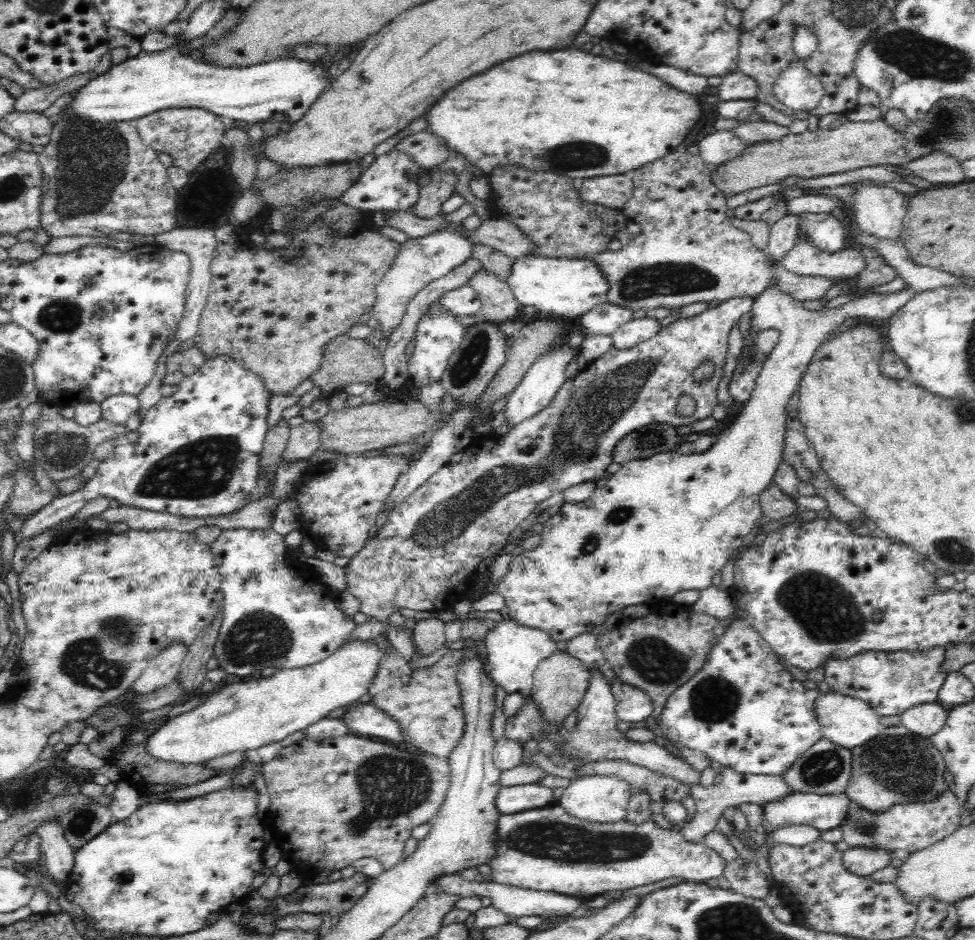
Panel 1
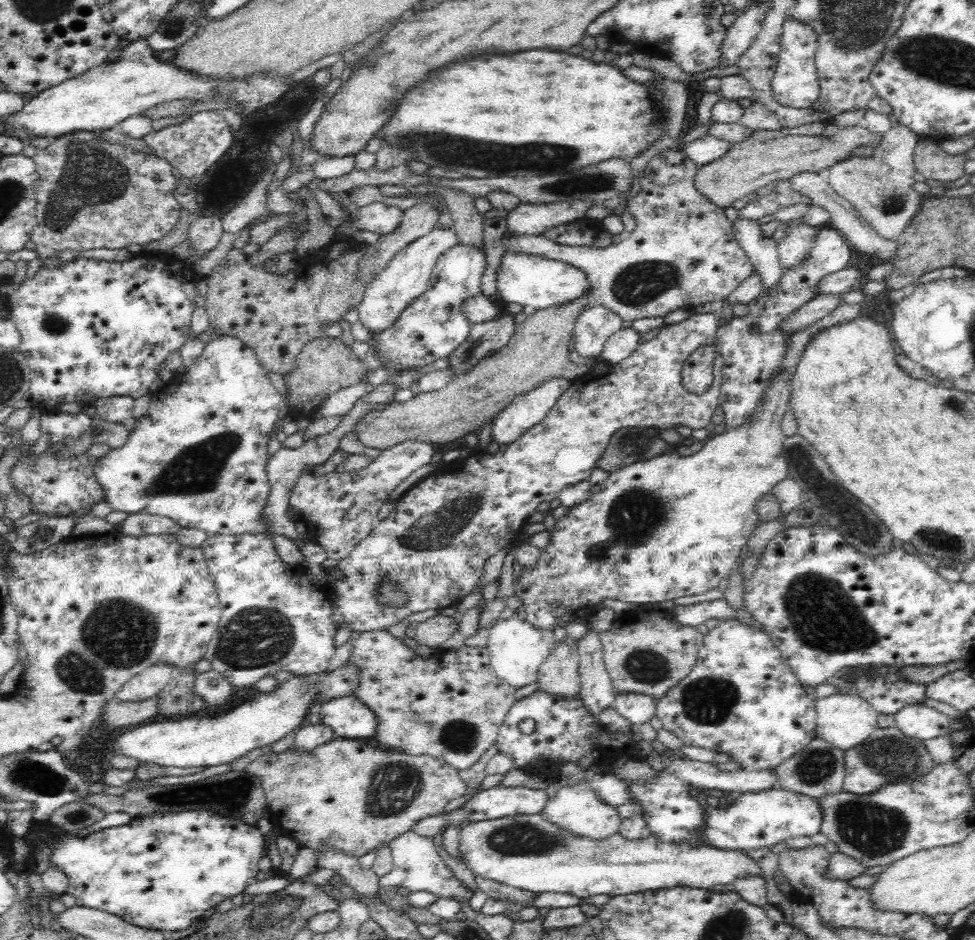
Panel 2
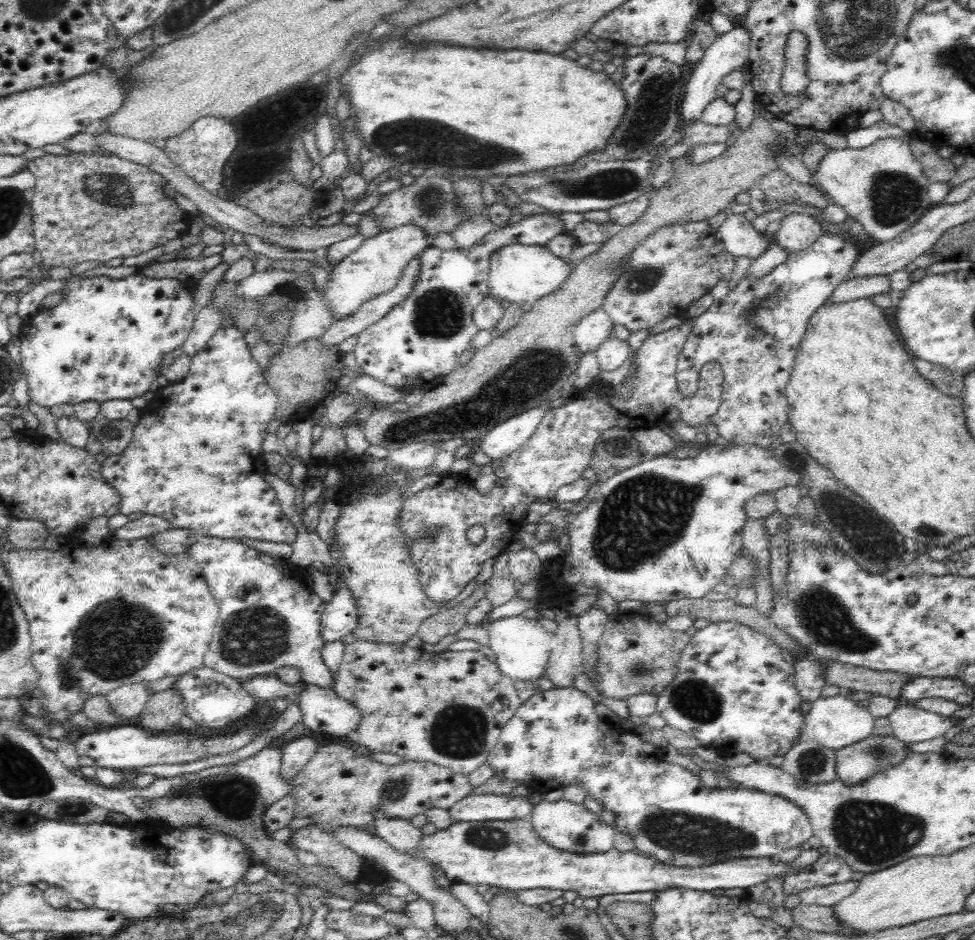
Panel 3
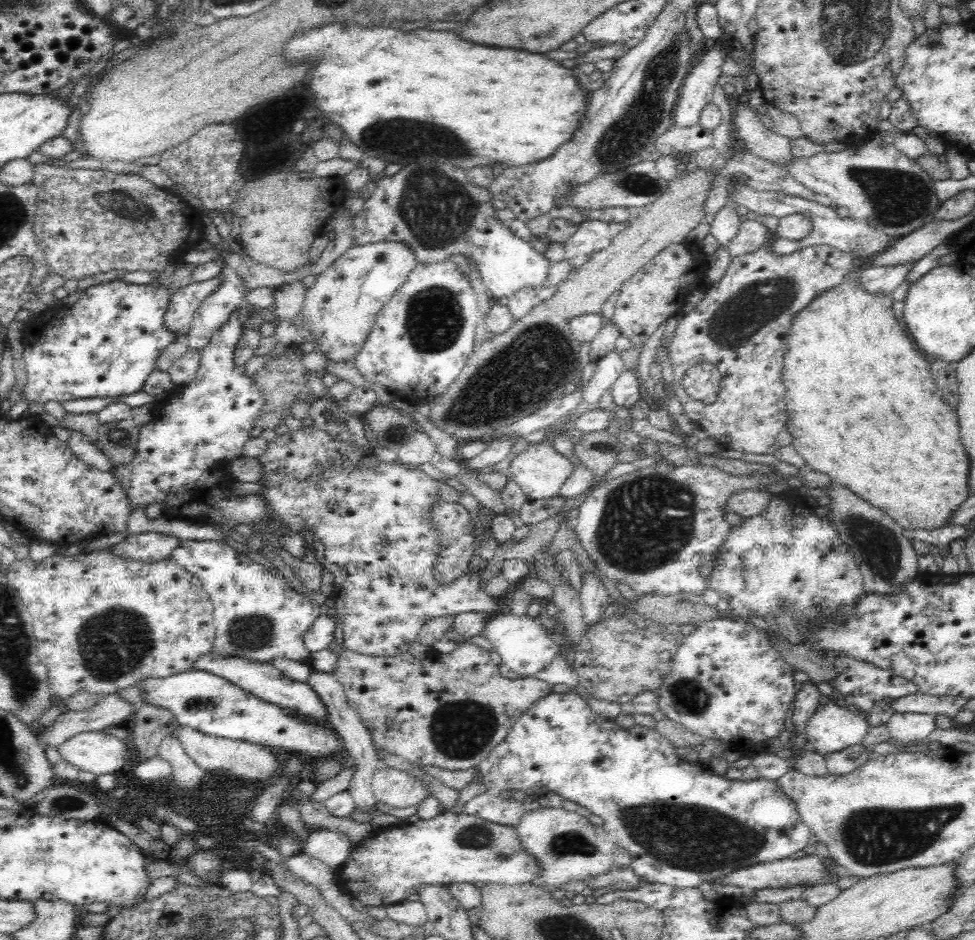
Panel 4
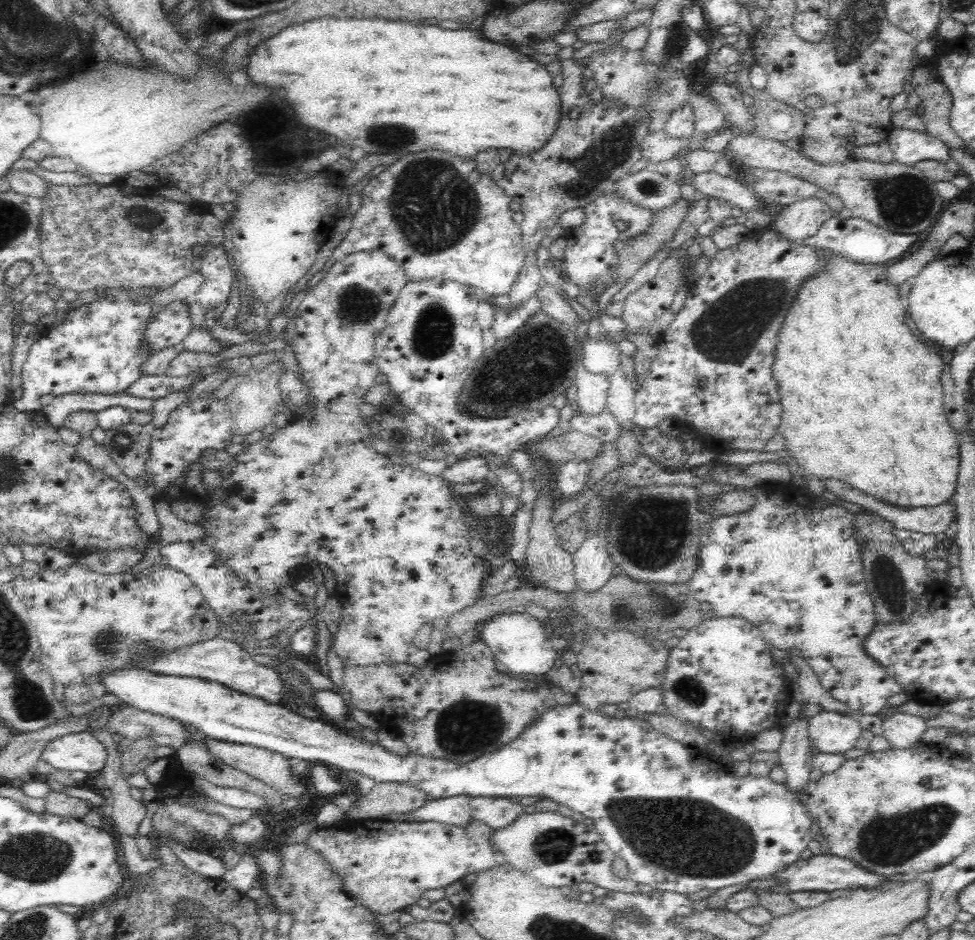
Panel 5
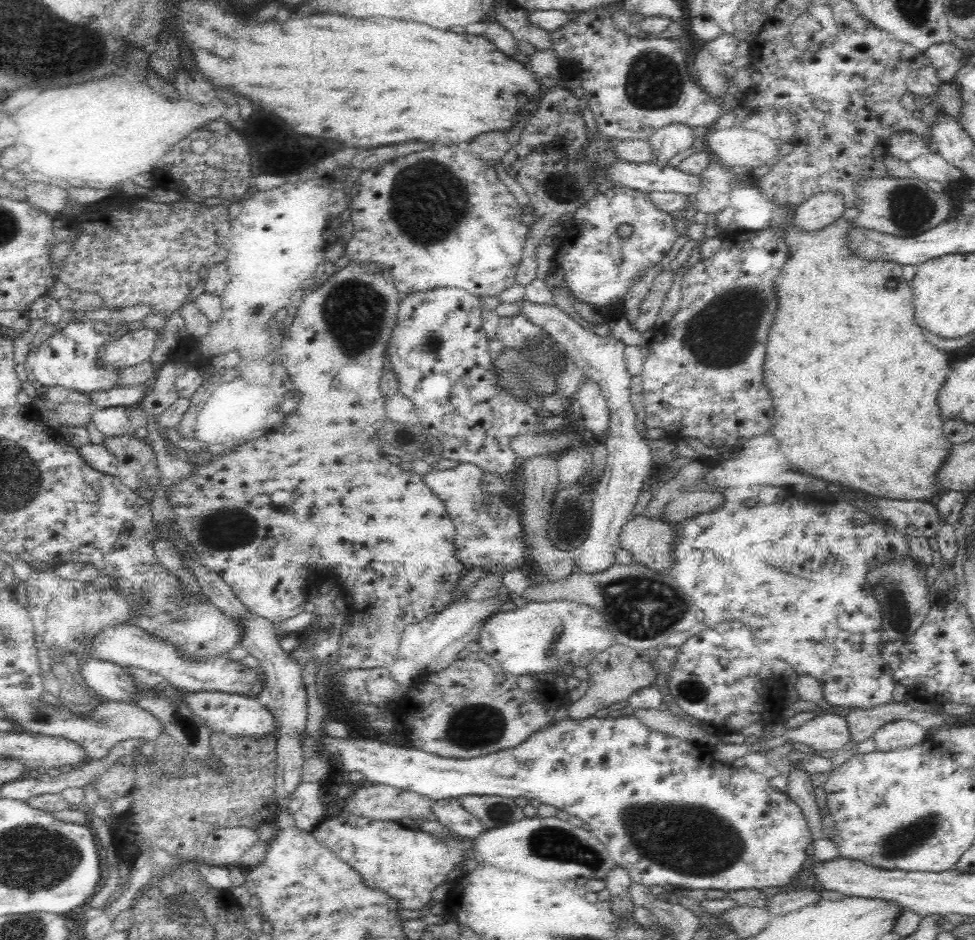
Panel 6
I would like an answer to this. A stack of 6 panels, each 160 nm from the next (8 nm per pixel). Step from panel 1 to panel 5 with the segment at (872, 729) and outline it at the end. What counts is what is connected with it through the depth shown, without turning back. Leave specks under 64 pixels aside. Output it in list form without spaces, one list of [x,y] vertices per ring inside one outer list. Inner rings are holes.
[[[822,711],[809,720],[807,732],[813,752],[842,755],[854,748],[862,730],[850,717]]]

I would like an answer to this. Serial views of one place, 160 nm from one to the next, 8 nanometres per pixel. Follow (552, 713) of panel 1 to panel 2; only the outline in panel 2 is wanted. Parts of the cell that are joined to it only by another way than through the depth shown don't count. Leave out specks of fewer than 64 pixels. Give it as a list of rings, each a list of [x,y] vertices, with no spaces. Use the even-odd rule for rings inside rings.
[[[569,636],[558,642],[538,670],[537,690],[564,697],[579,695],[577,641]]]

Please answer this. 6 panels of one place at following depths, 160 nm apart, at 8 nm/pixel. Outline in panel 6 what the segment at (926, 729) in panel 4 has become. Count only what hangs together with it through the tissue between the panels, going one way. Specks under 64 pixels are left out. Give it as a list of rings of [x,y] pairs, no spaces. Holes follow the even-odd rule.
[[[896,720],[878,728],[871,737],[870,749],[890,752],[905,749],[928,739],[928,733],[910,720]]]

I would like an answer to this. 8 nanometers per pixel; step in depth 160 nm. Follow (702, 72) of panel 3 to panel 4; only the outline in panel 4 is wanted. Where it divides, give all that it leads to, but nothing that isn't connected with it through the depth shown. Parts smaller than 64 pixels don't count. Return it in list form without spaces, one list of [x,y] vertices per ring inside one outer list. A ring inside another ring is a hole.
[[[724,39],[719,46],[708,49],[702,55],[700,62],[689,70],[688,76],[684,78],[680,87],[677,105],[672,112],[672,124],[674,126],[686,128],[699,122],[701,110],[712,100],[714,86],[716,86],[718,78],[721,76],[720,66],[722,66],[724,56],[728,54],[728,48],[731,46],[730,43],[730,40]]]

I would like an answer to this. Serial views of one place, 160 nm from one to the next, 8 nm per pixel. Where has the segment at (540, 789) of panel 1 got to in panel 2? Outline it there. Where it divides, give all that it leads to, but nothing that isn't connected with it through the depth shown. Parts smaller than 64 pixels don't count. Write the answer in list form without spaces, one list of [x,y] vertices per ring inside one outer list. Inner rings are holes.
[[[495,787],[490,790],[482,790],[468,802],[466,802],[461,808],[452,810],[450,812],[444,812],[444,814],[428,816],[419,820],[414,824],[413,831],[416,834],[422,836],[428,836],[434,838],[436,834],[440,833],[443,826],[450,824],[454,826],[480,822],[482,820],[494,820],[496,818],[502,818],[505,816],[518,816],[518,815],[531,815],[540,813],[549,800],[545,790],[531,790],[525,787]]]

